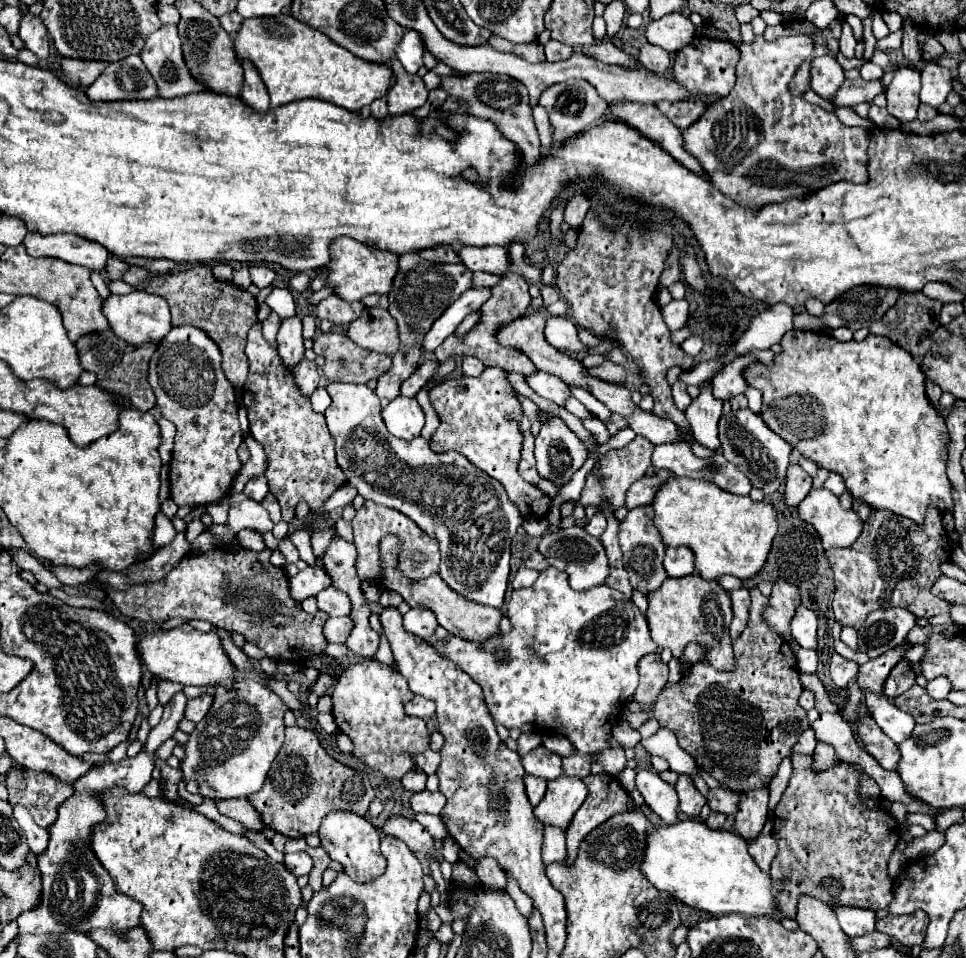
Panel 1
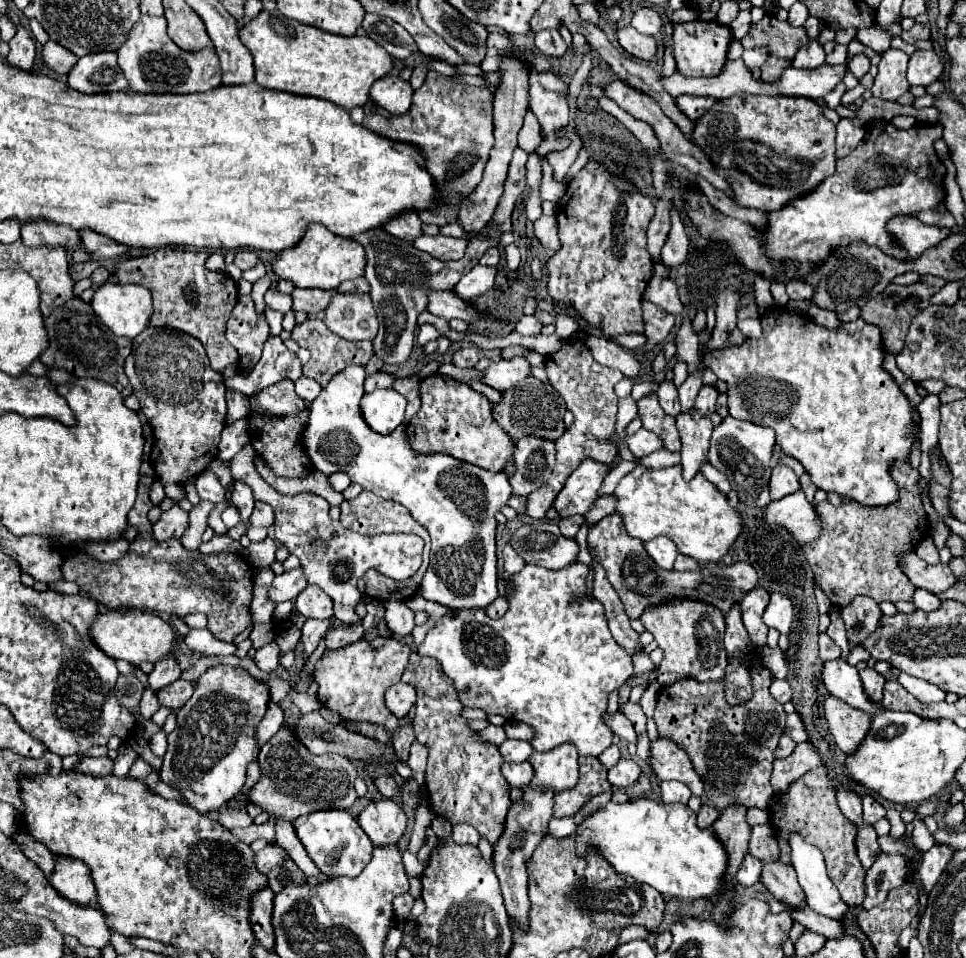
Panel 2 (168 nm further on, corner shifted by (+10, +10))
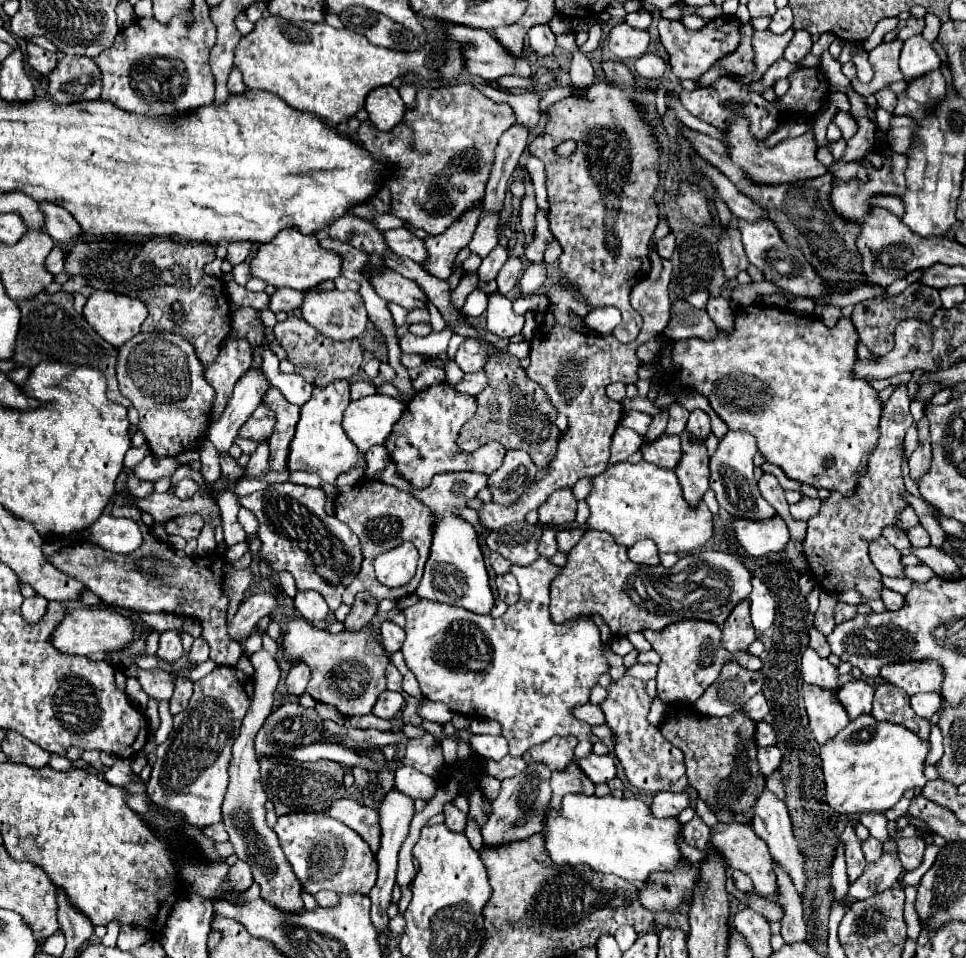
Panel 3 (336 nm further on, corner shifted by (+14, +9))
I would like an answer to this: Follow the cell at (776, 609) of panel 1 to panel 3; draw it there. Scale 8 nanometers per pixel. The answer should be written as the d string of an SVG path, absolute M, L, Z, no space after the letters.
M750 601L738 603L722 625L722 645L728 651L746 651L756 641L756 631L750 623Z

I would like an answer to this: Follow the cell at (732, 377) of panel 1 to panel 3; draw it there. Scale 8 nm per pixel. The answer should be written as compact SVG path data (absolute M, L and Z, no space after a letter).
M694 409L690 413L690 419L688 419L688 425L686 429L698 437L698 439L706 439L708 433L710 433L710 417L702 411L702 409Z

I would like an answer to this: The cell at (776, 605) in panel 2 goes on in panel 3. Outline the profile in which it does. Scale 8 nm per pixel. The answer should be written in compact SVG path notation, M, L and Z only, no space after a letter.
M754 577L752 579L752 593L750 593L750 615L752 615L752 625L756 631L764 633L774 625L776 619L776 601L770 595L768 587Z

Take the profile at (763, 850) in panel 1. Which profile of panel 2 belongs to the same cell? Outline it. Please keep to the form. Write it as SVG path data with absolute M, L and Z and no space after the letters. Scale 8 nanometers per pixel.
M748 854L748 856L744 858L738 874L736 874L738 884L742 884L742 886L754 886L754 884L760 880L760 870L762 870L760 864L762 864L762 862L758 862L756 858L750 858L750 854Z

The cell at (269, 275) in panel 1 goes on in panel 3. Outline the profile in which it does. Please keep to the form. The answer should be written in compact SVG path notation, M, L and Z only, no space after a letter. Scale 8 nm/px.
M230 243L230 245L228 245L228 255L226 255L226 259L228 259L232 265L238 265L238 263L242 263L242 261L246 259L250 247L252 247L250 243Z

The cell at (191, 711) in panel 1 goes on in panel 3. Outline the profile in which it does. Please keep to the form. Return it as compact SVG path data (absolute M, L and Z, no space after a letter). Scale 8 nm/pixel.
M138 669L138 681L142 689L148 693L148 697L156 701L168 701L174 693L174 679L170 673L162 669L150 669L150 671Z

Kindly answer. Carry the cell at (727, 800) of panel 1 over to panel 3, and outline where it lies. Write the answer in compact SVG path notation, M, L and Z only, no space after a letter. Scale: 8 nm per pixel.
M624 675L620 681L614 681L608 689L608 699L600 705L606 715L606 725L616 733L616 757L620 759L626 777L632 787L658 793L658 791L686 791L688 777L684 755L678 747L670 745L658 727L652 727L646 721L652 697L646 693L646 683L634 677Z

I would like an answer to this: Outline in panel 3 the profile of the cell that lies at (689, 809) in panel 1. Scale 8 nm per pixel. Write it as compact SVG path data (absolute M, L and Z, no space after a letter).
M662 791L654 795L652 801L652 813L656 817L678 817L682 809L686 809L690 805L690 797L688 793L672 793L672 791Z

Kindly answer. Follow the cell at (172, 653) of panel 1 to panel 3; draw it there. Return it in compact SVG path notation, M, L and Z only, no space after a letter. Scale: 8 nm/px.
M84 607L84 609L72 609L64 621L58 625L58 629L52 635L52 643L62 653L72 655L90 655L90 653L112 653L120 651L126 645L130 645L136 637L136 623L130 617L124 617L112 609L98 609L98 607Z

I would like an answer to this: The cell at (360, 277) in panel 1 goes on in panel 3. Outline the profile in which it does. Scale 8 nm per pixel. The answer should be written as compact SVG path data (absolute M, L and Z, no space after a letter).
M296 227L280 231L270 243L260 245L256 259L250 263L252 277L264 279L274 287L292 287L292 289L312 289L326 279L336 279L342 273L342 257L336 251L324 249L316 235L302 235Z

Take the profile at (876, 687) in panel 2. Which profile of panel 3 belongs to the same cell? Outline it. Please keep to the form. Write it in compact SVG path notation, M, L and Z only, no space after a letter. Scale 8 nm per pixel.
M854 679L838 691L838 701L846 707L846 711L852 719L856 719L864 713L870 713L872 699L874 699L874 687L868 685L866 681Z

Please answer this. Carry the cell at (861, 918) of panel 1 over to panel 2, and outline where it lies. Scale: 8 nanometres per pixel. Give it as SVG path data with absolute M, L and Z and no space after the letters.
M796 832L788 836L790 862L798 874L798 884L806 894L806 904L828 918L840 920L848 910L838 898L838 890L830 882L824 866L824 858L816 846L806 844Z

